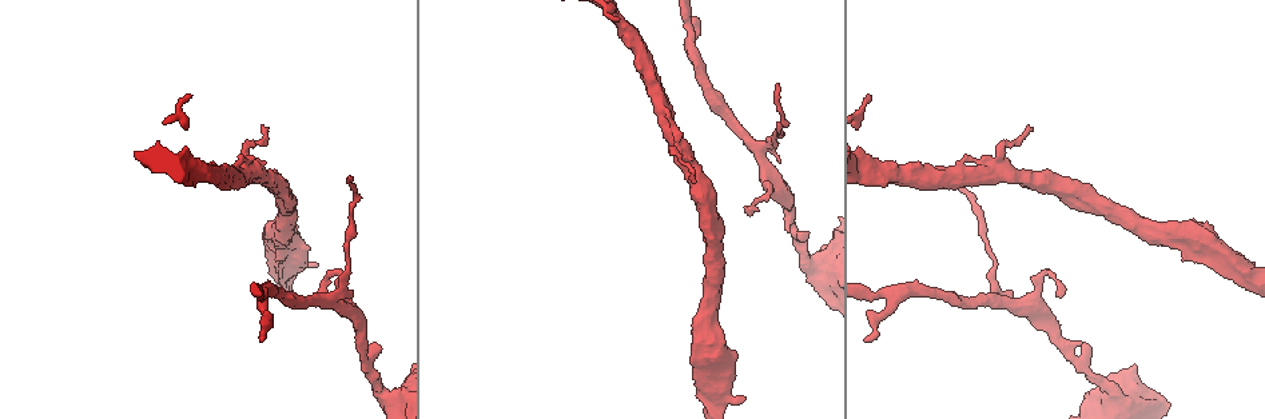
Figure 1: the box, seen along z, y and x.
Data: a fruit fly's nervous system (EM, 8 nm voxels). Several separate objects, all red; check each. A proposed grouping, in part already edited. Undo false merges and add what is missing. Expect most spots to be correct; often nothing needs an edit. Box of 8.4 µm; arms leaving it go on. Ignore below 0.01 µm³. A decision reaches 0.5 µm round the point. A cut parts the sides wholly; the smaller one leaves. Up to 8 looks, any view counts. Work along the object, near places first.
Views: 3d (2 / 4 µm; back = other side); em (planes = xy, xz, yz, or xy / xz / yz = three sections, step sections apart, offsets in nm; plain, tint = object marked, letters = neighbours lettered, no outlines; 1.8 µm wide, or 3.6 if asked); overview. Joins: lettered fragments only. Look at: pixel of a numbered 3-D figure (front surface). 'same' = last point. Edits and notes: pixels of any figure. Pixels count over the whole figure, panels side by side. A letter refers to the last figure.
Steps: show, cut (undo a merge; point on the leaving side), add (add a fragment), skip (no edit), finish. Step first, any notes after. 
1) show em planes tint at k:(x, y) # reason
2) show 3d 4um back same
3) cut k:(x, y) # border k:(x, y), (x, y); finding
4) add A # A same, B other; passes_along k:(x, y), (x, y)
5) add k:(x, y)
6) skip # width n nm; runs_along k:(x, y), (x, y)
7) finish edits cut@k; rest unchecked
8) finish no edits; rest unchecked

show 3d 4um at 1:(717, 385) # calibre changes

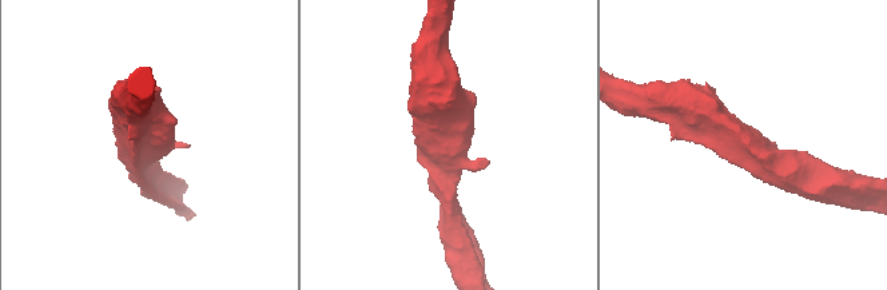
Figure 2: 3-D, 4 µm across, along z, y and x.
show em xy step 8 tint at 2:(154, 143) # shape alone is not enough

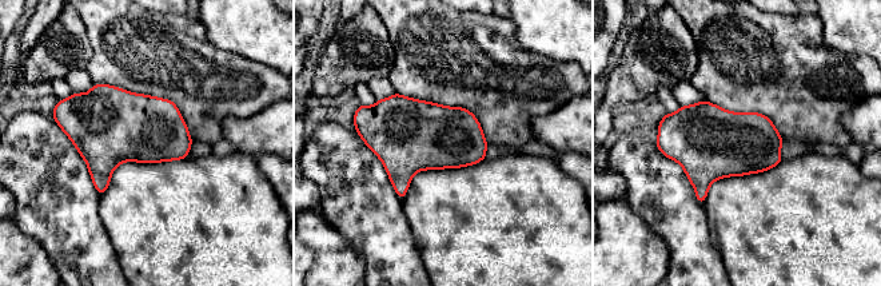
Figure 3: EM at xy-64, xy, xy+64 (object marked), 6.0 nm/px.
show em planes letters same

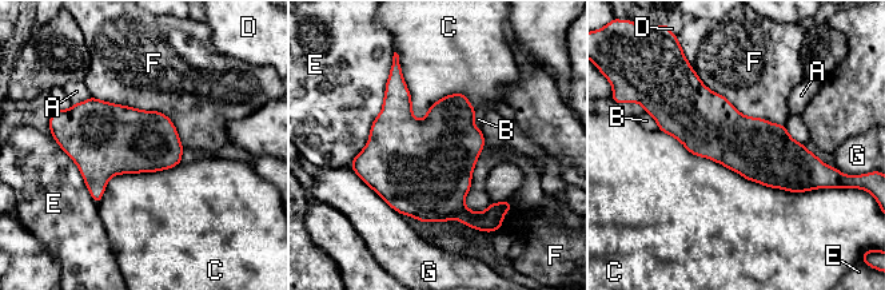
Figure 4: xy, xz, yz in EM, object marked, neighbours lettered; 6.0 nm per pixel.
skip # A other, B other, C other, D other, E other, F other, G other; border 4:(658, 128), (750, 181), (821, 189); all the same neuron

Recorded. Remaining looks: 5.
show em planes plain at 1:(350, 180) # free end

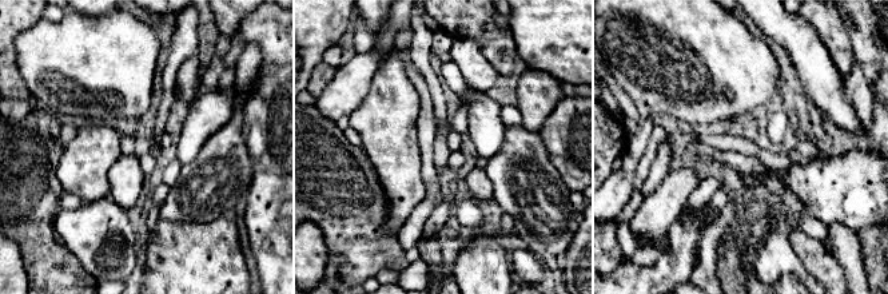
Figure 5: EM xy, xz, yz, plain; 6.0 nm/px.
show em planes letters same # see the neighbours

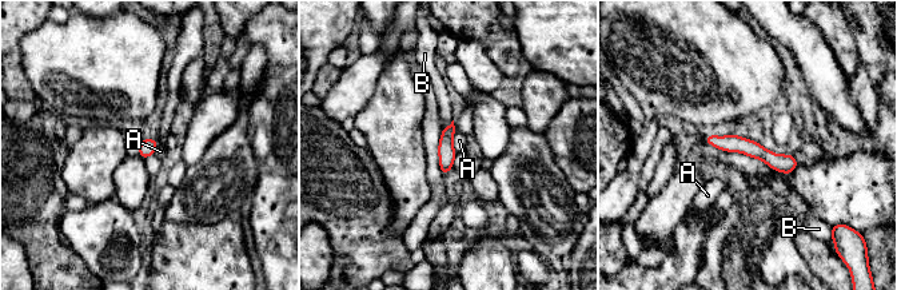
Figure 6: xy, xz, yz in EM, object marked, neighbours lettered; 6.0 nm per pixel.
skip # width 100 nm; A other, B other; runs_along 6:(709, 139), (793, 163); no lettered fragment goes on from it

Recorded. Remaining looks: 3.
show em yz step 8 letters at 1:(330, 301) # three arms meet

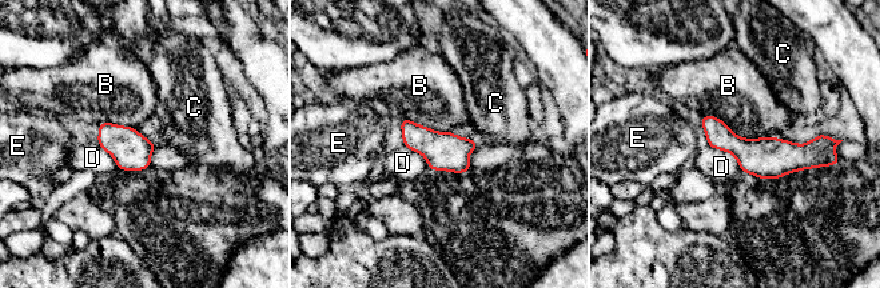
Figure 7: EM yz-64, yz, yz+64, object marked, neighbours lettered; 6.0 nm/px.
skip # width 220 nm; B other, C other, D other, E other; all the same neuron

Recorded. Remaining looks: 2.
finish no edits; rest unchecked

